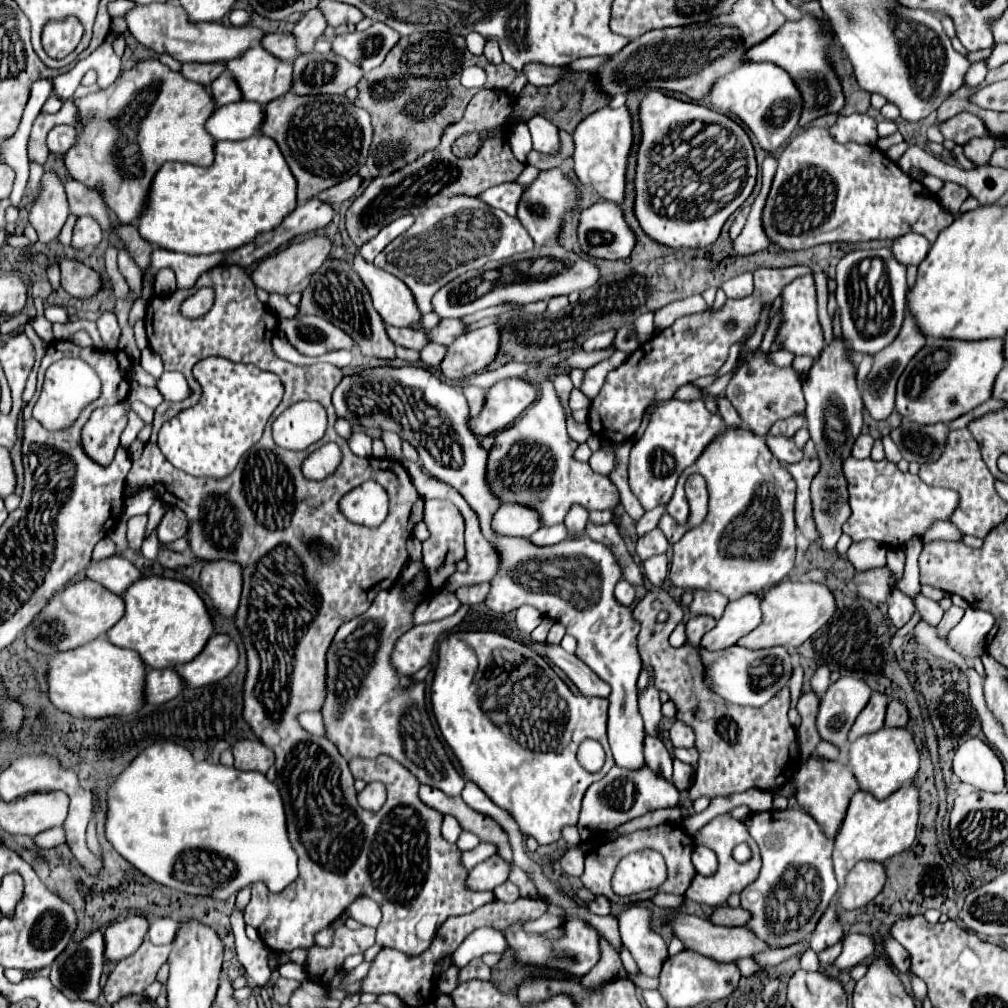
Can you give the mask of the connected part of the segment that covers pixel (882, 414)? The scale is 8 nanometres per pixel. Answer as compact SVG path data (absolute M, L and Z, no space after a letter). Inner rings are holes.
M906 315L902 329L898 333L898 337L894 339L894 343L890 343L886 349L882 349L880 353L874 355L874 365L872 371L868 373L868 377L862 383L862 399L864 399L864 409L870 413L870 417L874 421L884 421L890 417L890 413L894 411L894 397L896 397L896 381L902 375L902 371L906 369L906 365L910 363L910 359L924 347L926 339L922 339L922 335L918 335L918 327L914 327L914 321L910 319L910 315Z

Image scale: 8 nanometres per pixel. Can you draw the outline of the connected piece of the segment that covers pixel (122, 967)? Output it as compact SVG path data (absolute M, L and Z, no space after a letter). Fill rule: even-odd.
M146 939L134 955L120 961L108 975L108 983L102 989L106 1001L114 1005L122 997L142 993L156 981L156 973L166 963L168 953L170 945L152 945Z

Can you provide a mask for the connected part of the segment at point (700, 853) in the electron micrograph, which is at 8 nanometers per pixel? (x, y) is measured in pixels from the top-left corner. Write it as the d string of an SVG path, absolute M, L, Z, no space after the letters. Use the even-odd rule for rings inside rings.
M696 847L694 855L692 855L692 863L696 865L698 873L704 875L704 877L714 875L716 869L718 869L718 859L712 853L712 849L708 849L708 847Z

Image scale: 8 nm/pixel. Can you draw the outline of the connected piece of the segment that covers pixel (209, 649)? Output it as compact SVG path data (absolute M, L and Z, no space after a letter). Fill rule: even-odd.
M214 635L208 639L202 653L190 663L174 667L184 687L204 687L224 679L238 665L236 643L228 635Z

